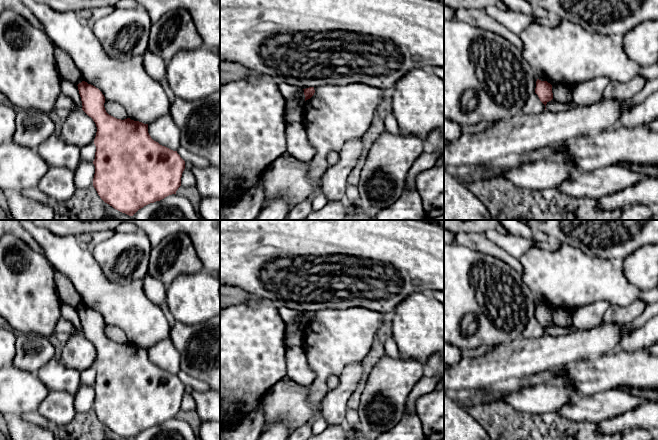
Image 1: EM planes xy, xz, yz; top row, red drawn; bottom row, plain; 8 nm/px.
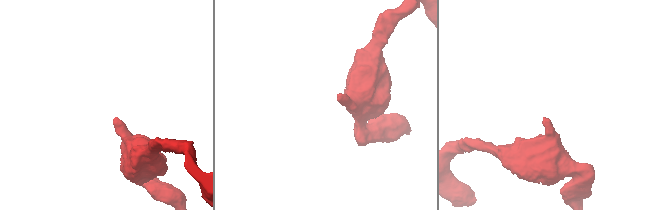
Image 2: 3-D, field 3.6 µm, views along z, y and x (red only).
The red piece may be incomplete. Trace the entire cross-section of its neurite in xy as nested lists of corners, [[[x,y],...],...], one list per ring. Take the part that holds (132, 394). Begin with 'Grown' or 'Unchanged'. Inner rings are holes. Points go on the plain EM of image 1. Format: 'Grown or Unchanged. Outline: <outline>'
Unchanged. Outline: [[[85,305],[77,310],[82,334],[93,343],[97,351],[93,410],[100,422],[114,433],[133,440],[144,430],[176,418],[185,393],[185,385],[177,375],[154,365],[148,357],[148,348],[109,339],[104,331],[105,321],[95,310]]]

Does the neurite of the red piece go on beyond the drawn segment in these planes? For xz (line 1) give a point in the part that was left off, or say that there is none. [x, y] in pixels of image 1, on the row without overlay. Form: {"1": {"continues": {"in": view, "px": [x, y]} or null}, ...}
{"1": {"continues": null}}

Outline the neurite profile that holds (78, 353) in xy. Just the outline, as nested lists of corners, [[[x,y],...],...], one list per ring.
[[[82,333],[71,335],[61,352],[61,362],[70,369],[79,372],[94,367],[97,351],[91,341]]]

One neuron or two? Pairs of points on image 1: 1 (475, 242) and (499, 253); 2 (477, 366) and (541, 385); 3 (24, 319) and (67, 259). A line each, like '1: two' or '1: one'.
1: one
2: two
3: two

